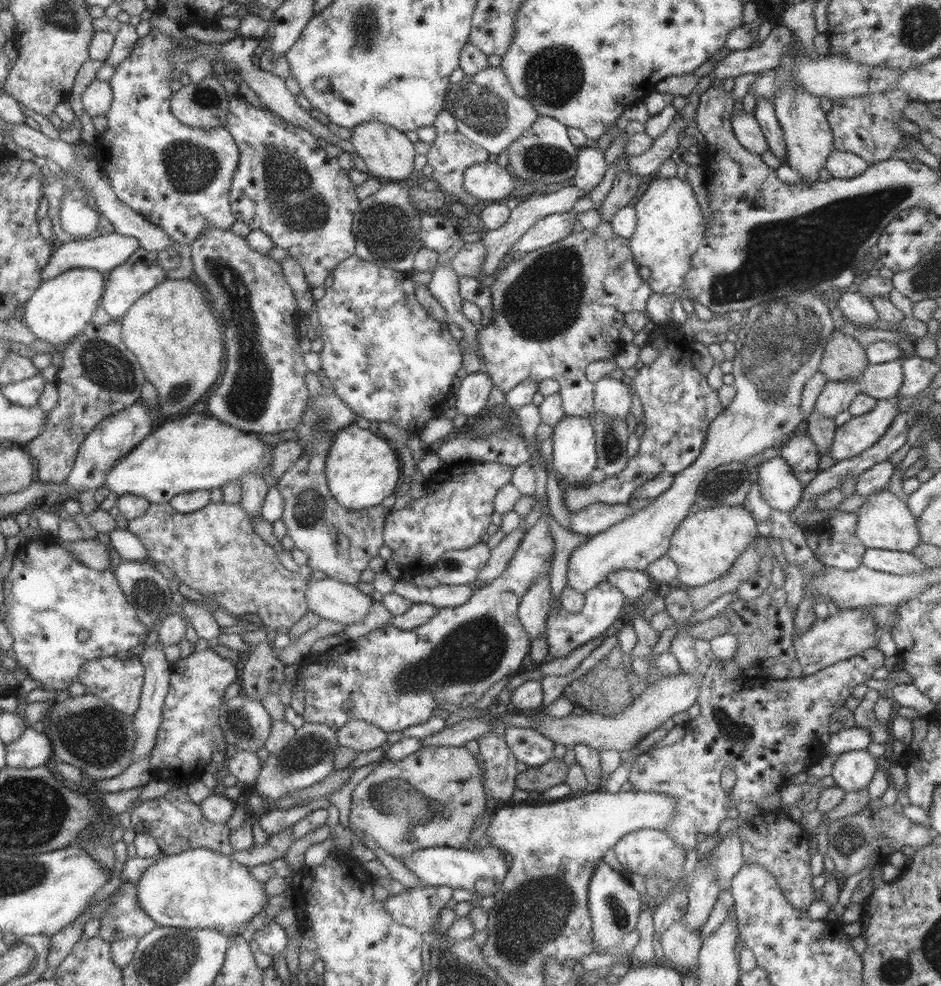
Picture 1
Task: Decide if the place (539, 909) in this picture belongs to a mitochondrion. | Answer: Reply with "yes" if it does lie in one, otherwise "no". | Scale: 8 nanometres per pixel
yes

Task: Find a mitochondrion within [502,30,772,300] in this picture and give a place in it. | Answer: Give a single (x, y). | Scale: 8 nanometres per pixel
(554, 76)

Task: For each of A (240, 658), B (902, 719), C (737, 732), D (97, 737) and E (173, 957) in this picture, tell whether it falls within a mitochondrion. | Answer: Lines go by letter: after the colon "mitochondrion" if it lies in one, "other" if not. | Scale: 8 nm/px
A: other
B: other
C: mitochondrion
D: mitochondrion
E: mitochondrion

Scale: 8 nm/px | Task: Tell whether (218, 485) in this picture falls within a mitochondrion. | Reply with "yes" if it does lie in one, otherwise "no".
no

